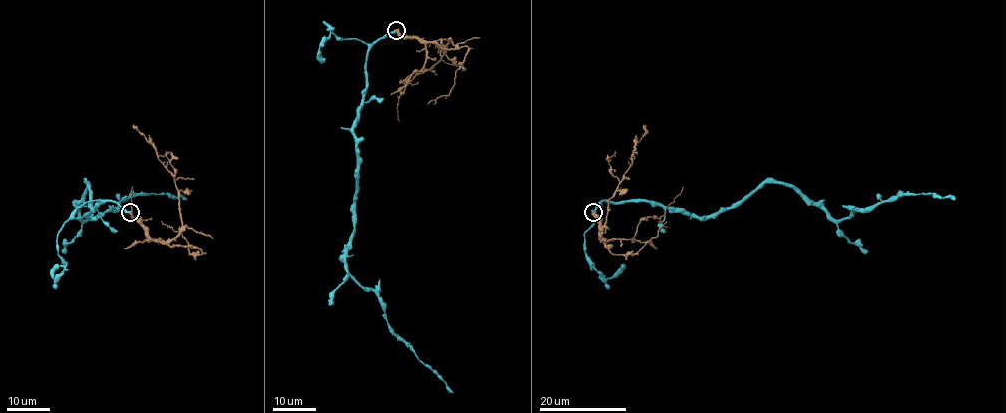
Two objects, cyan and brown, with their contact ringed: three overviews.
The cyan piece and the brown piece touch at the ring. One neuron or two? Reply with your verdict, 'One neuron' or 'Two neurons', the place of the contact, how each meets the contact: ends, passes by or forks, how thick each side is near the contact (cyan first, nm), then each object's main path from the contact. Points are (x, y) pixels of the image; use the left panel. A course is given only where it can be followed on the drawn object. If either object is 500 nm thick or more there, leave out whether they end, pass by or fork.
Two neurons. Place: (130, 212). Thickness 600 nm (cyan) against 500 nm. Course of cyan: (130, 213), (99, 201), (89, 216), (88, 182), (82, 219), (141, 193), (187, 200). Course of brown: (130, 213), (153, 240), (169, 241), (181, 227), (178, 191), (173, 176), (158, 158), (154, 146), (133, 125)

